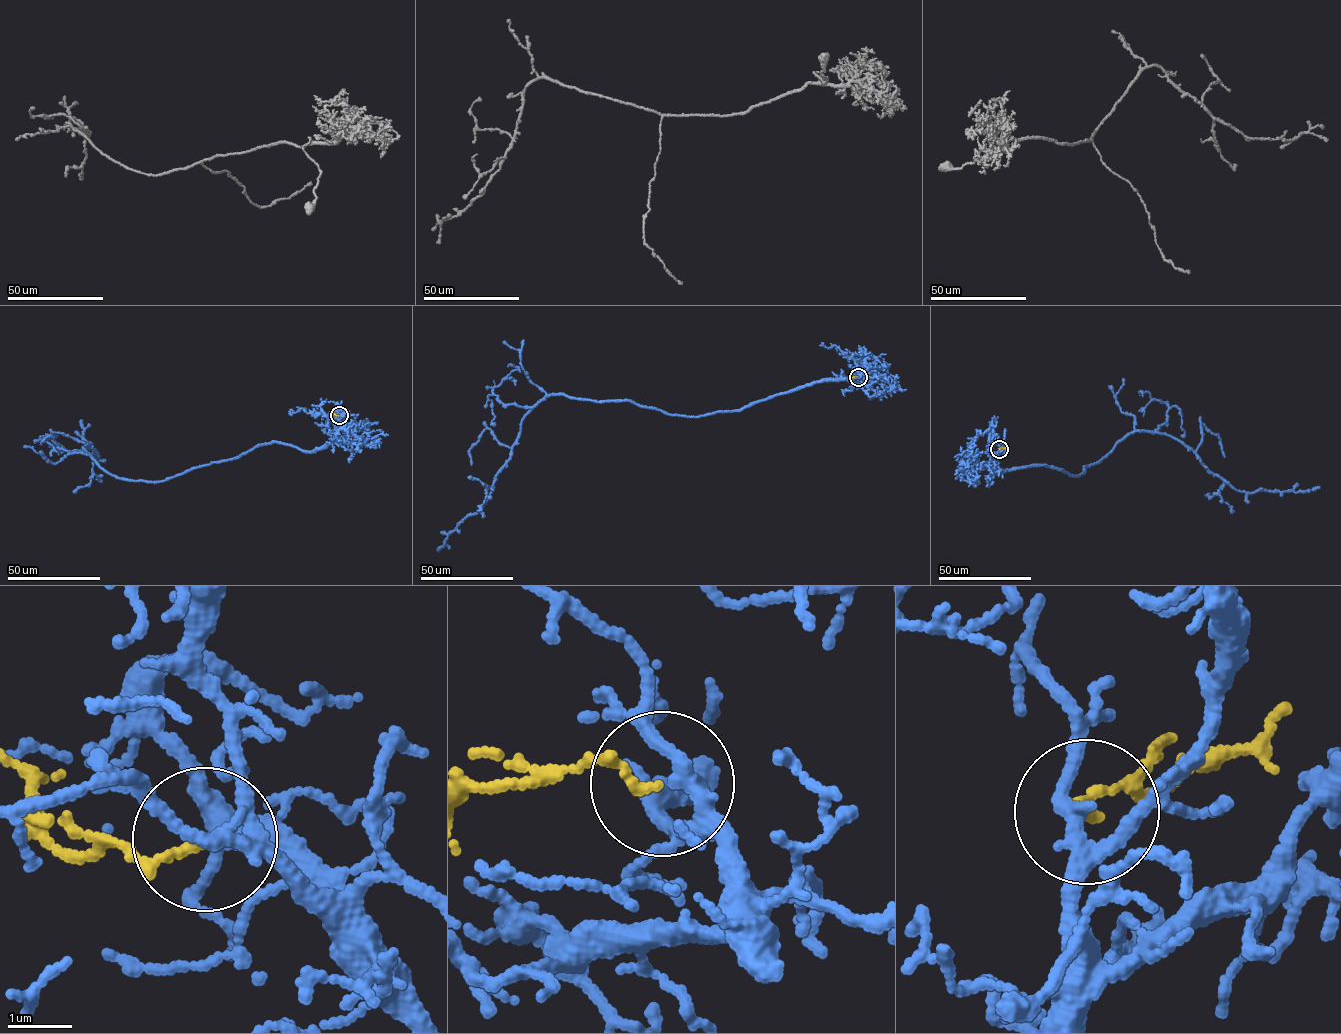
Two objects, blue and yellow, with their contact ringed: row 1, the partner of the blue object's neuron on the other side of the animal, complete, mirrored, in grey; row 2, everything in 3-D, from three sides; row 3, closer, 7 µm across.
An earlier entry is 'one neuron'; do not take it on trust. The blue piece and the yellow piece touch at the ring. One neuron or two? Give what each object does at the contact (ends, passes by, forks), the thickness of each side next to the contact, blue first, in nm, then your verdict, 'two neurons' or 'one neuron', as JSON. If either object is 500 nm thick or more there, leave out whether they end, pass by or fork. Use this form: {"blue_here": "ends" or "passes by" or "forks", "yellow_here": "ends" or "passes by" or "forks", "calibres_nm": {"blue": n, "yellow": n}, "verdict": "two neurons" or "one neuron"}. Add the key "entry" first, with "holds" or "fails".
{"entry": "holds", "blue_here": "forks", "yellow_here": "ends", "calibres_nm": {"blue": 180, "yellow": 110}, "verdict": "one neuron"}

